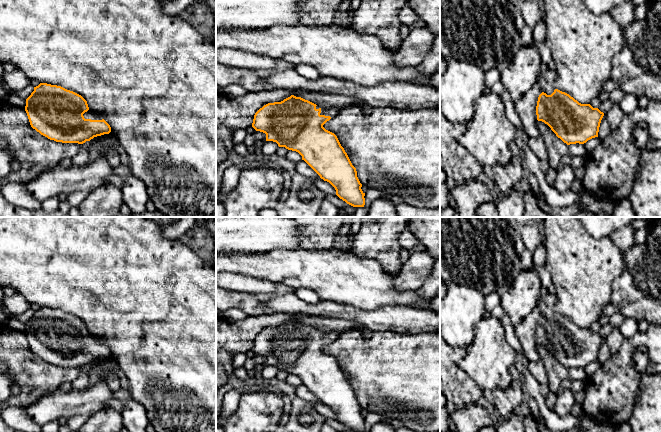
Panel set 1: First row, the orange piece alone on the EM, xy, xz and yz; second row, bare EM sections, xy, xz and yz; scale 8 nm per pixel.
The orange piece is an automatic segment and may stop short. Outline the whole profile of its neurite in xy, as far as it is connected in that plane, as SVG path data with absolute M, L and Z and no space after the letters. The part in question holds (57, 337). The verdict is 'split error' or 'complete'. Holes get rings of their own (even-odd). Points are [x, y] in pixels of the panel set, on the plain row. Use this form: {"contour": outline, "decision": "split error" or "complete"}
{"contour": "M57 309L34 311L25 335L31 351L56 366L83 368L111 356L110 349L89 334L81 319Z", "decision": "split error"}

